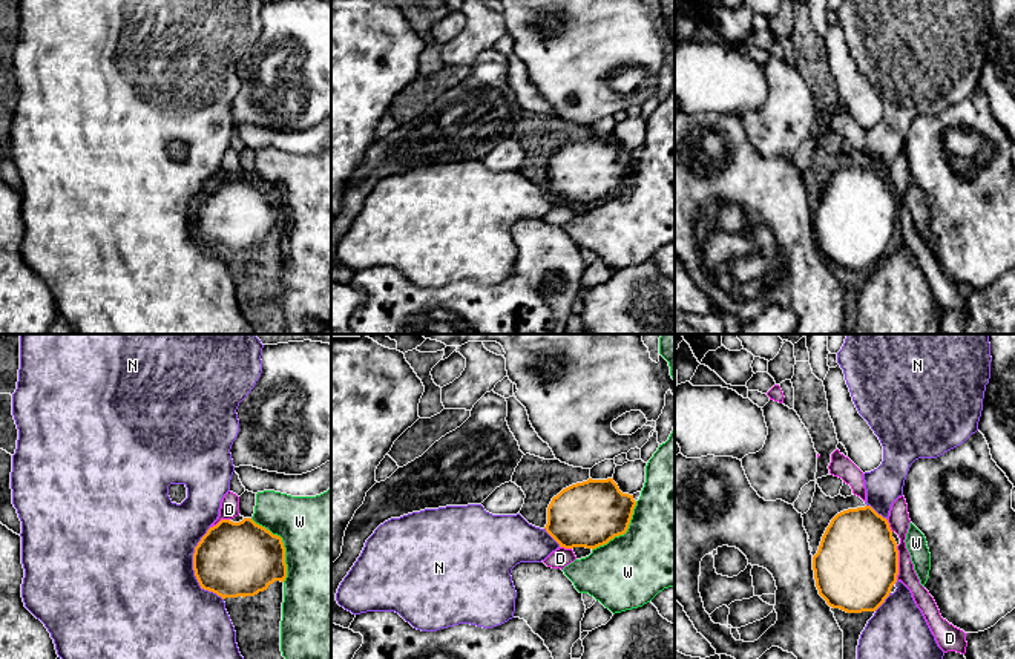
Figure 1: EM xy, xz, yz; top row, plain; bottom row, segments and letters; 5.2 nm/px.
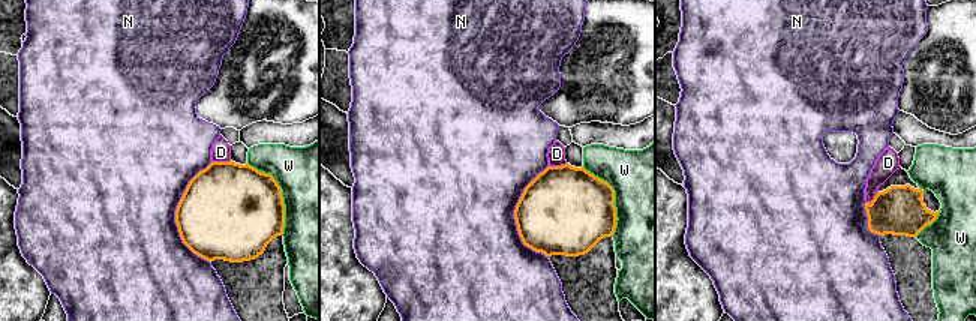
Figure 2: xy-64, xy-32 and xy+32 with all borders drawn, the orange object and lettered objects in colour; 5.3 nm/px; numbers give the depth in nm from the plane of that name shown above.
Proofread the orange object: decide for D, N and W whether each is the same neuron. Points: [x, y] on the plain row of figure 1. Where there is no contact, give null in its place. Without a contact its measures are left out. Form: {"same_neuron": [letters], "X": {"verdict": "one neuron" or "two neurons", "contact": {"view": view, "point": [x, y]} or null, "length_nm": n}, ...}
{"same_neuron": [], "D": {"verdict": "two neurons", "contact": {"view": "yz", "point": [897, 219]}, "length_nm": 180}, "N": {"verdict": "two neurons", "contact": {"view": "xy", "point": [193, 224]}, "length_nm": 400}, "W": {"verdict": "two neurons", "contact": {"view": "xy", "point": [282, 201]}, "length_nm": 380}}

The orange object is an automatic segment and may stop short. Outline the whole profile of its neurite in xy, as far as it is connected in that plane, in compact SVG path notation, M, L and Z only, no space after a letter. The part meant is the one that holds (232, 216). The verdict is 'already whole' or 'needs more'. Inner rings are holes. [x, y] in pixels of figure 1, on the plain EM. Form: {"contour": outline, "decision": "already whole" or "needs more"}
{"contour": "M251 175L221 176L193 210L201 245L221 253L241 313L256 334L287 334L281 308L285 204Z", "decision": "needs more"}

